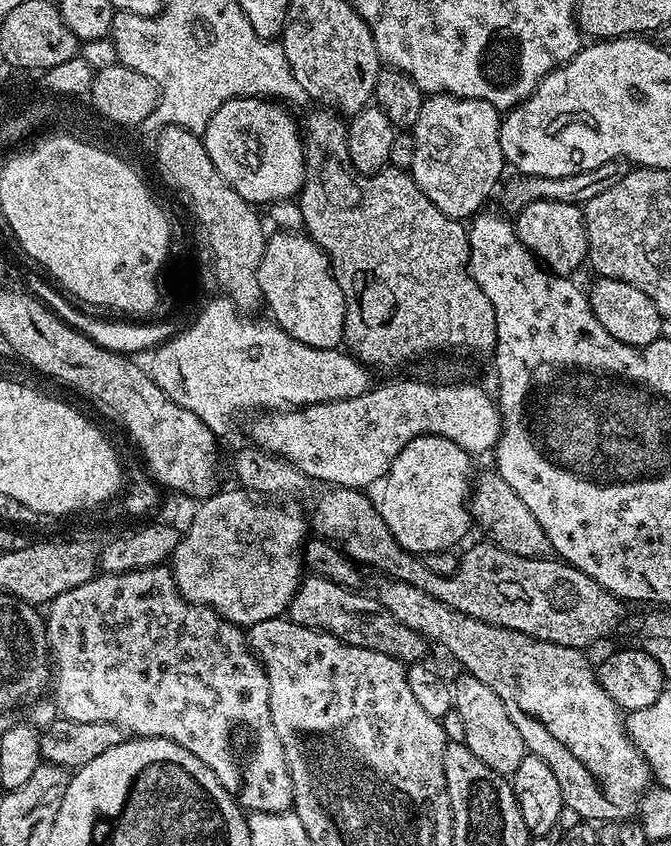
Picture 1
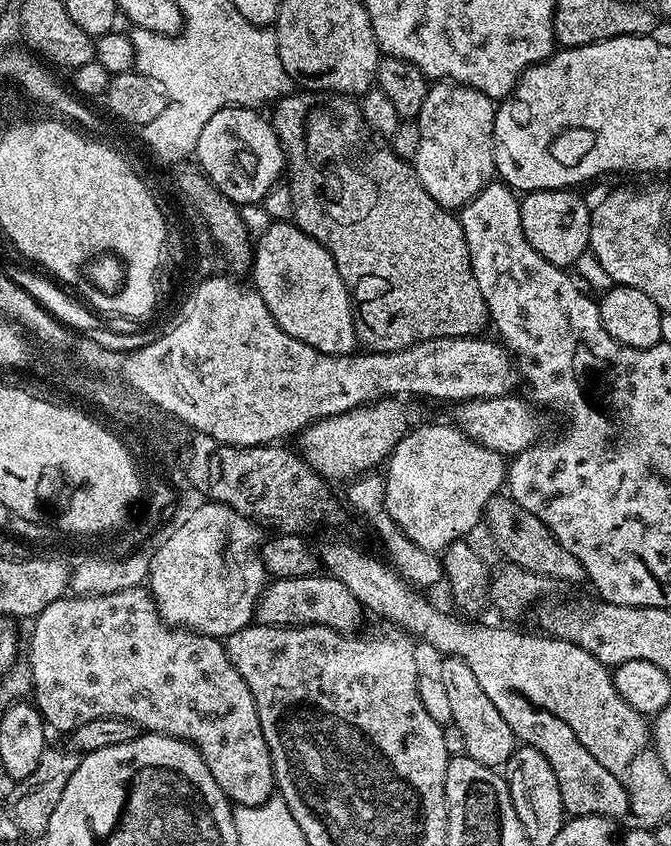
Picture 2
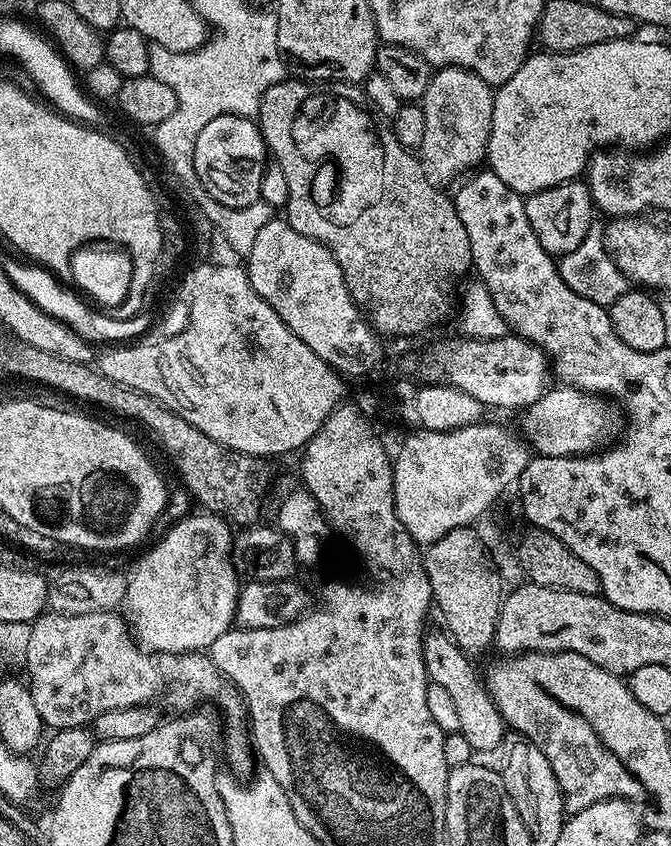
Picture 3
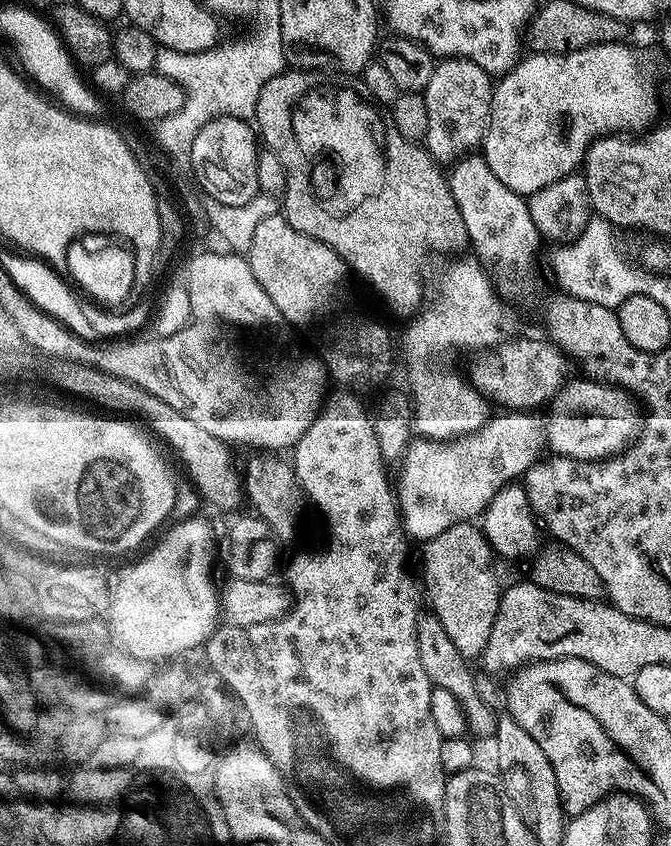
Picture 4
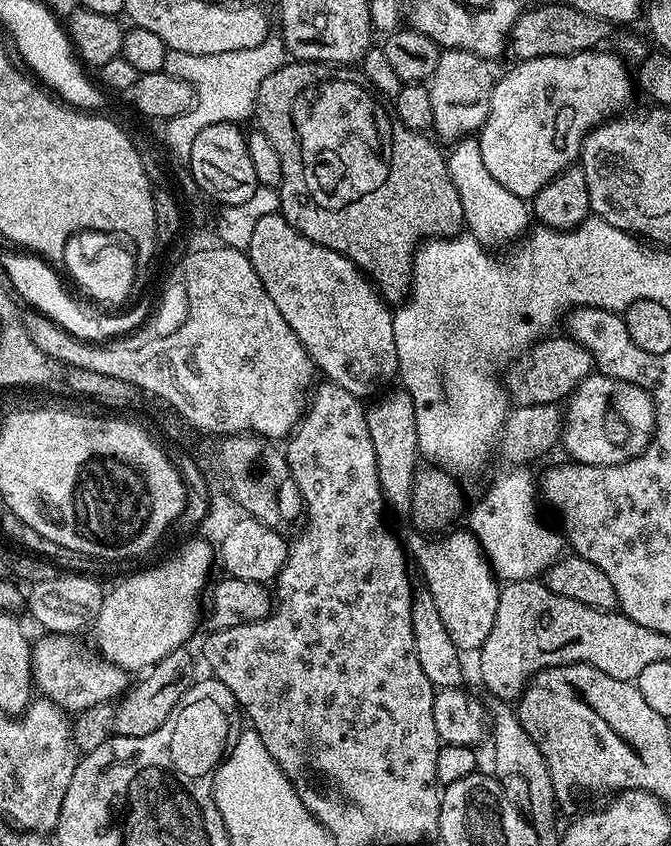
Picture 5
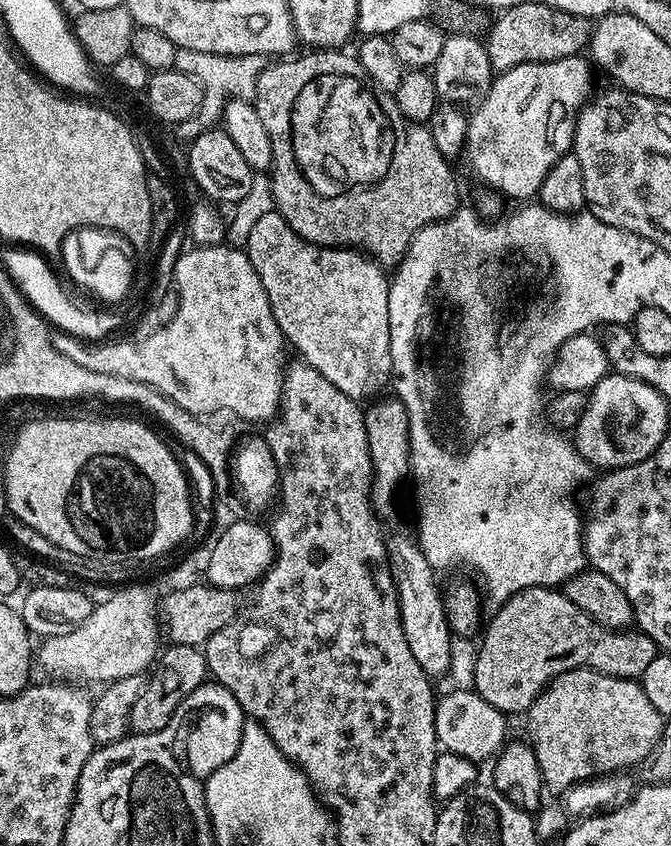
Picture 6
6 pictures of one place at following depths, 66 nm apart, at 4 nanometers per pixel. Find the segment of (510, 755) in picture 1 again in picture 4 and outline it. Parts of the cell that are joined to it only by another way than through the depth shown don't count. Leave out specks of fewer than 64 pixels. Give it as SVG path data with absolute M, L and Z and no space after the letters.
M421 611L417 615L416 637L418 638L418 658L422 658L422 670L426 670L433 686L442 690L450 690L450 694L458 698L464 707L464 716L468 719L469 729L473 733L476 731L480 736L495 737L497 713L492 712L491 706L480 697L480 692L476 689L476 680L472 677L471 670L468 669L469 661L459 652L458 647L450 642L450 638L446 636L445 627L433 611Z

